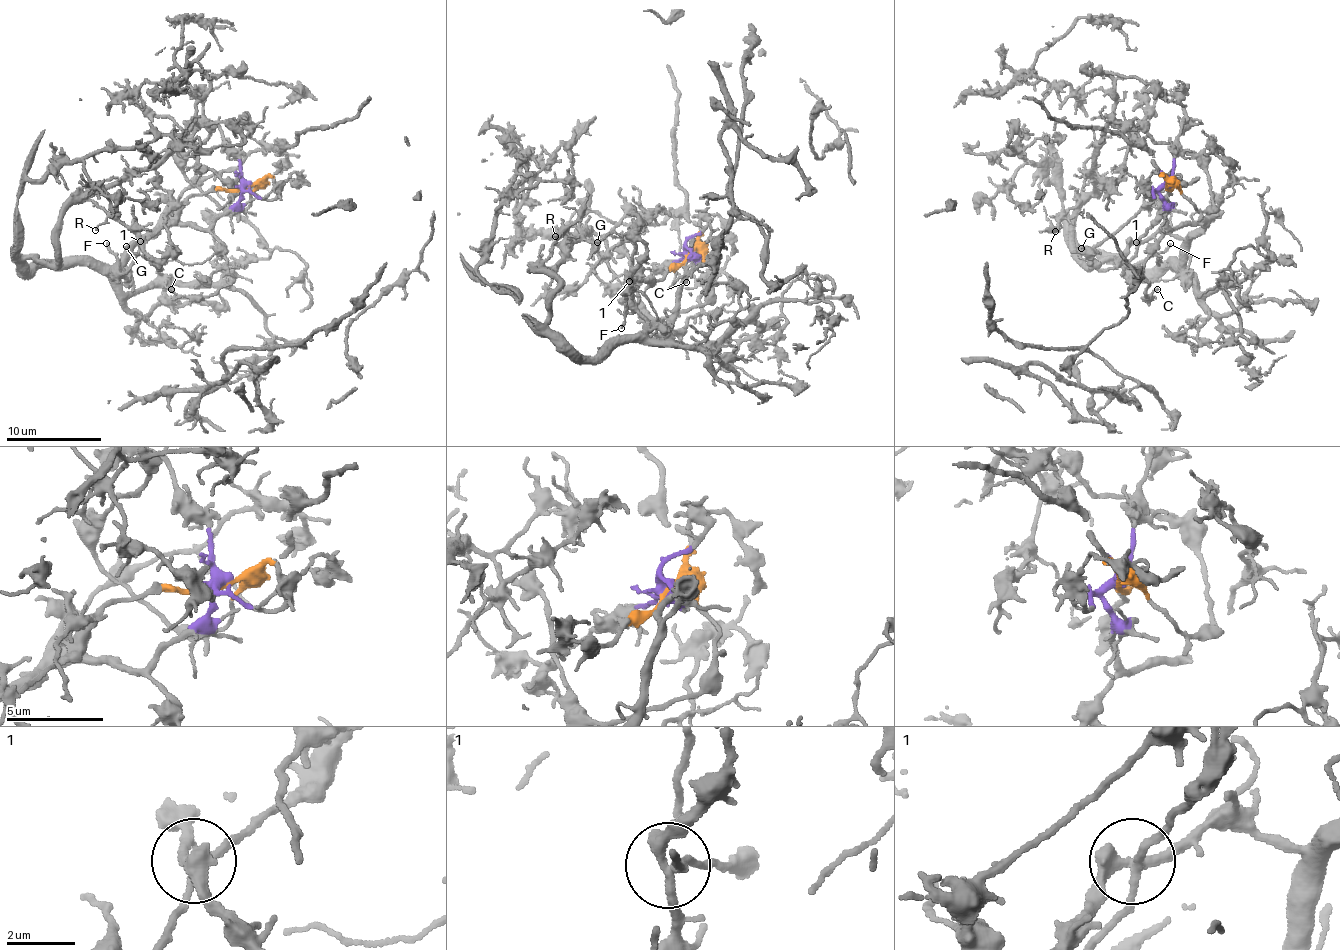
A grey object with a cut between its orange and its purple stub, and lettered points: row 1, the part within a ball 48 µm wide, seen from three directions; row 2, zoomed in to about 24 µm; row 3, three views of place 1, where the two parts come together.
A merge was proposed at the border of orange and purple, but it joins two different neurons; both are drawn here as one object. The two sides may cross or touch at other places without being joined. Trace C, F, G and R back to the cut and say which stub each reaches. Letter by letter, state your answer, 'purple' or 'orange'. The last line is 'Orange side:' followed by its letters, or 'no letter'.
C: purple
F: orange
G: purple
R: purple
Orange side: F

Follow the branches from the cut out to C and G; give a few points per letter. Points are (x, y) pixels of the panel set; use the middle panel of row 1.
C: (689, 251), (686, 267), (699, 248), (710, 240), (721, 240), (685, 283)
G: (689, 251), (677, 312), (659, 326), (636, 309), (630, 290), (629, 276), (645, 245), (614, 233), (597, 242)

